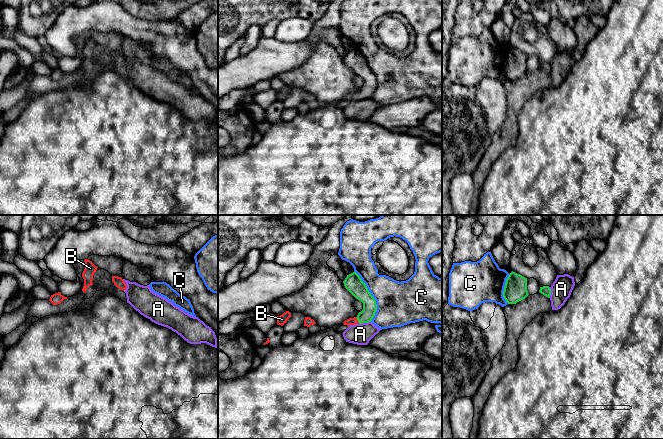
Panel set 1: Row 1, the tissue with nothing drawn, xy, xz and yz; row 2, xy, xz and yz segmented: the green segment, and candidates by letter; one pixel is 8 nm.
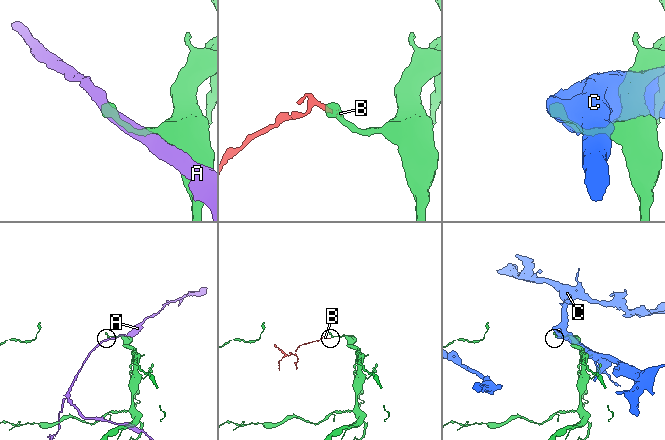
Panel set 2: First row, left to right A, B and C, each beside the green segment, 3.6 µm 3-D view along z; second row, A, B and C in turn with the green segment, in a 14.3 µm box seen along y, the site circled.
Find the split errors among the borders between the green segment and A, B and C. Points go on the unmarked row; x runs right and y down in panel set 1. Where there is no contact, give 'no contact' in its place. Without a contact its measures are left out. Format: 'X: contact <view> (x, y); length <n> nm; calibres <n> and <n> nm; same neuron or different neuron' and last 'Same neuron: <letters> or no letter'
A: contact xz (364, 98); length 100 nm; calibres 120 and 170 nm; different neuron
B: contact xz (357, 95); length 70 nm; calibres 140 and 60 nm; same neuron
C: contact xz (372, 72); length 440 nm; calibres 150 and 360 nm; different neuron
Same neuron: B

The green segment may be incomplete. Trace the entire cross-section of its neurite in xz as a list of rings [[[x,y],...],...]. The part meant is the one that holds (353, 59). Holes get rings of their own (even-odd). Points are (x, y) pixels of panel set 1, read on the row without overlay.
[[[356,48],[347,51],[343,59],[345,64],[363,79],[363,86],[356,93],[345,96],[343,100],[350,102],[371,98],[377,87],[377,80],[366,60]]]

